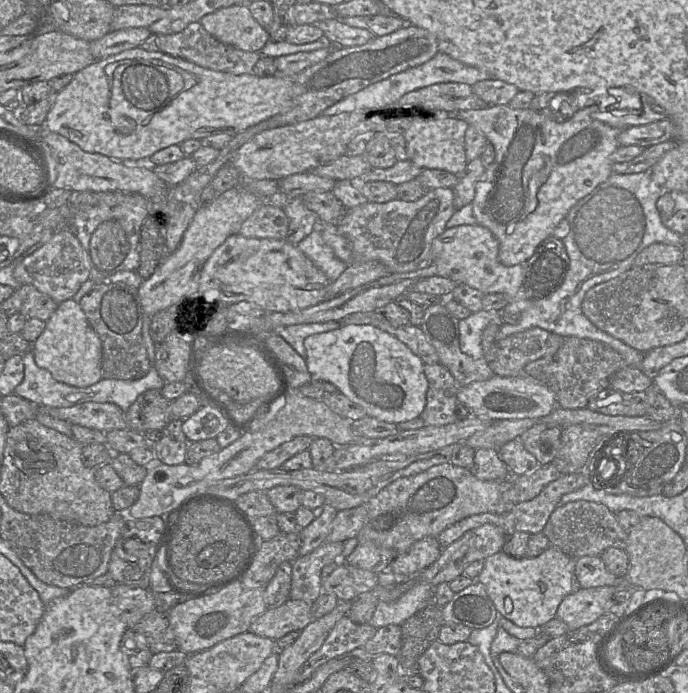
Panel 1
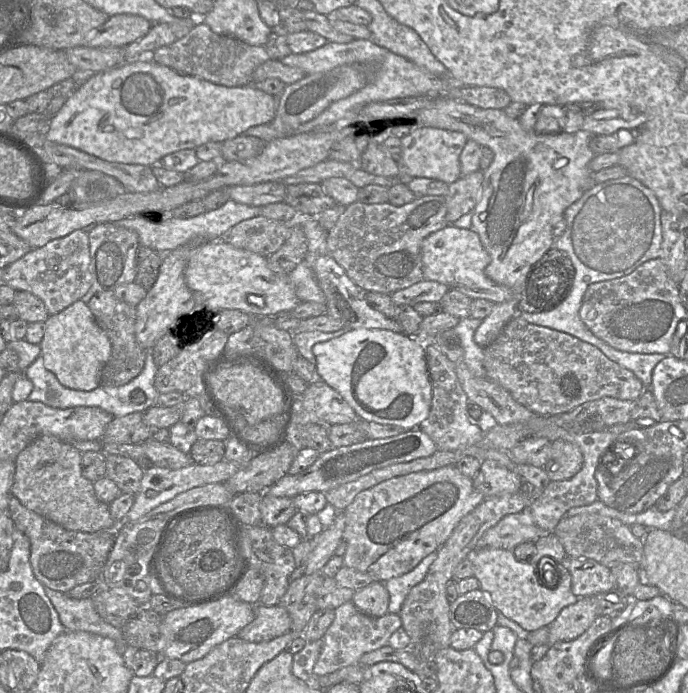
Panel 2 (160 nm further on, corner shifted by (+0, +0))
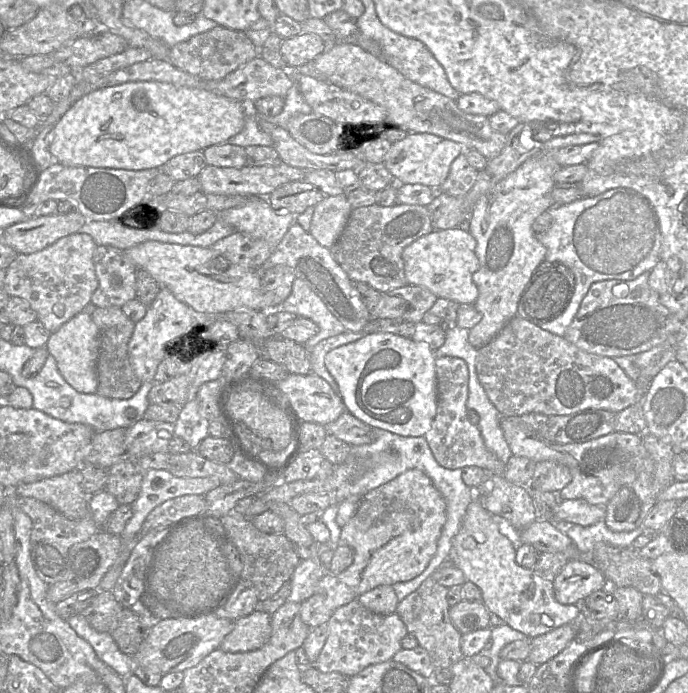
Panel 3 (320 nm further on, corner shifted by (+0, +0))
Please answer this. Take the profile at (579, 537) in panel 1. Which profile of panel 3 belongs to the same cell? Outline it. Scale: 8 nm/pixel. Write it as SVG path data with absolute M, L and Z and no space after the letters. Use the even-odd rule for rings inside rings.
M599 542L592 551L593 565L613 587L633 587L643 595L656 596L662 591L660 577L653 561L642 557L639 550Z

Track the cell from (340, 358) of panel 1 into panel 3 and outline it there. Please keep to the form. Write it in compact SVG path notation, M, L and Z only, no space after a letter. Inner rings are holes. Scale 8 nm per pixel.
M369 333L359 340L339 346L329 351L325 356L325 366L338 385L338 393L348 412L360 421L404 437L424 436L430 430L437 412L437 378L435 370L436 355L426 342L417 342L393 333Z

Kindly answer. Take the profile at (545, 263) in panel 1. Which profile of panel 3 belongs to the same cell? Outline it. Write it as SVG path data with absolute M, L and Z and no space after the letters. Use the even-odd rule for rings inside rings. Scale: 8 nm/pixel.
M544 260L521 296L517 315L539 327L552 321L567 306L573 281L574 275L566 265Z

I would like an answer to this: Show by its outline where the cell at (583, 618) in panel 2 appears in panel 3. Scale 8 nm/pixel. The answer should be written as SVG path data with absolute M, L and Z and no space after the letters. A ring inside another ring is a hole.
M572 622L532 638L527 660L538 666L547 662L559 654L577 633L577 622Z

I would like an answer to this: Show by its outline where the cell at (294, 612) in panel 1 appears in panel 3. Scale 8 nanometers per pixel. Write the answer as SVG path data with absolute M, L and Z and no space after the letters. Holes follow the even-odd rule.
M257 608L235 620L234 628L225 636L219 648L230 653L257 650L267 643L271 633L271 615Z

